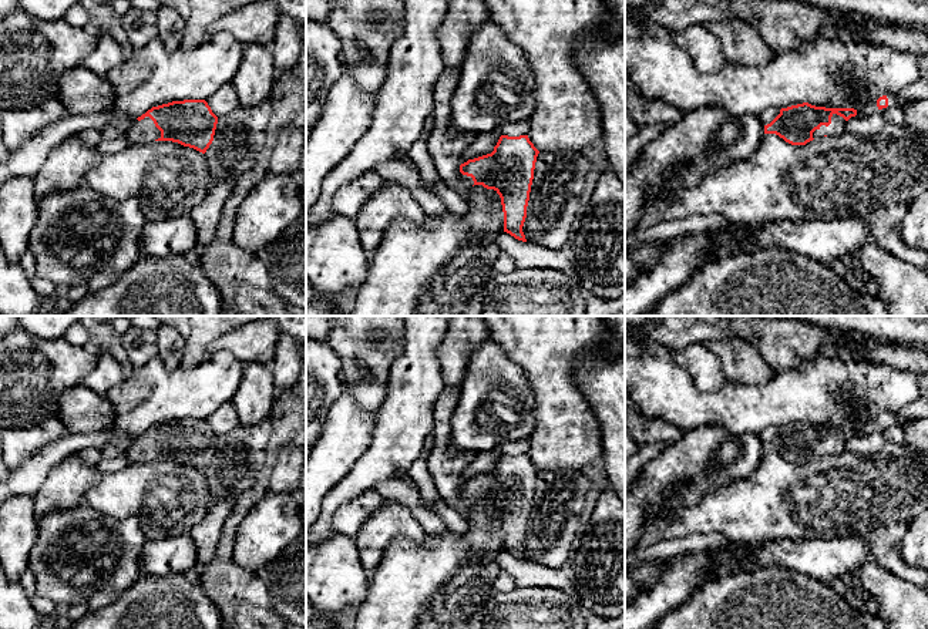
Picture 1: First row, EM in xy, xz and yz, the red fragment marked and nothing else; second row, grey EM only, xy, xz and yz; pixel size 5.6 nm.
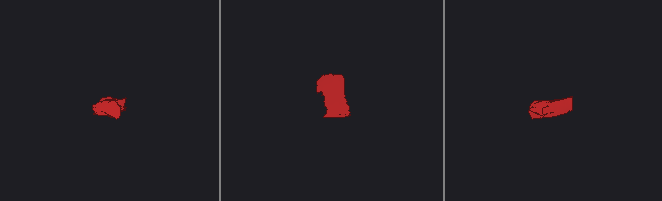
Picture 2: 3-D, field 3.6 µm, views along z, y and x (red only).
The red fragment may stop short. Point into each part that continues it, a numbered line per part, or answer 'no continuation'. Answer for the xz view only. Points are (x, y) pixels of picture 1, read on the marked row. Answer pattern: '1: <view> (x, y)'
1: xz (446, 151)

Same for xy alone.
1: xy (143, 131)

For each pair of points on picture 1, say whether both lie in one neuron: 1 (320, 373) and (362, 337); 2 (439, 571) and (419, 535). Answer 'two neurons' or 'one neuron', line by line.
1: two neurons
2: two neurons

